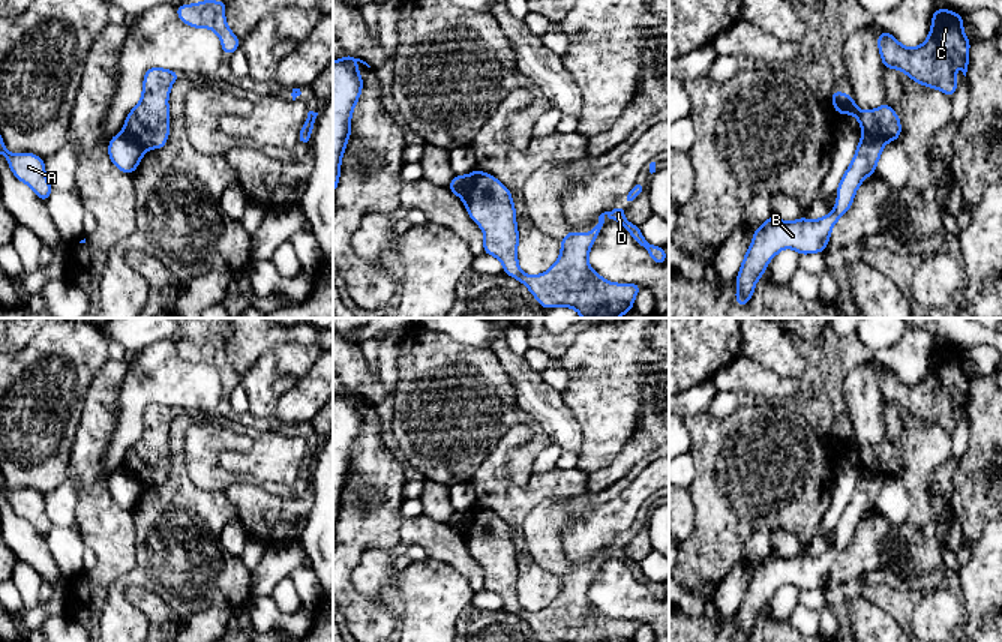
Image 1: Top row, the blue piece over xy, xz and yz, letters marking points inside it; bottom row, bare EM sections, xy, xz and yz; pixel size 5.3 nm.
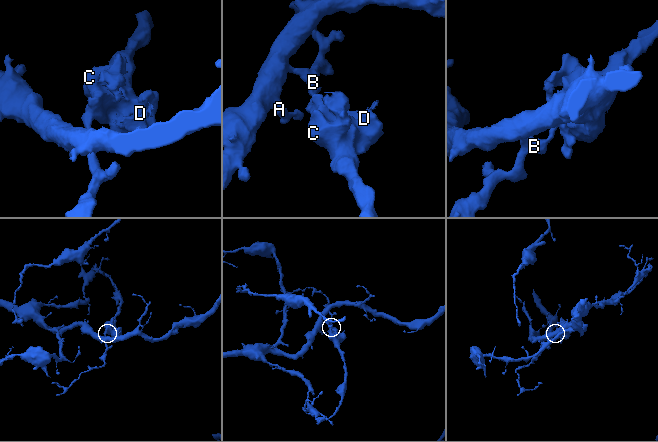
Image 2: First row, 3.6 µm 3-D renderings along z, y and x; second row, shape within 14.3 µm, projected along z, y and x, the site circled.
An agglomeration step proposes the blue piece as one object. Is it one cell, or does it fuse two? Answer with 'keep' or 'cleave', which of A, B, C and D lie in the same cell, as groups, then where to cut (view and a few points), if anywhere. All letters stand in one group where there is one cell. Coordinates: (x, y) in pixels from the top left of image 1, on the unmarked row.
cleave; A B / C D; cut in xy along (123, 467), (146, 486)

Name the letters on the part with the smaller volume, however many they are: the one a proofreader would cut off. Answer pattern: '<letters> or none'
C, D

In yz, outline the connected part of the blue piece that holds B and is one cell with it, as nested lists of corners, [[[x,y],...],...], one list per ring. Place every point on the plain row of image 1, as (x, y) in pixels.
[[[862,471],[855,492],[840,516],[836,543],[830,550],[816,556],[801,552],[794,558],[770,552],[753,567],[753,578],[736,612],[736,640],[746,642],[750,638],[758,615],[765,610],[766,600],[782,585],[790,584],[800,591],[824,590],[832,562],[852,543],[856,525],[866,513],[876,508],[884,483],[885,477],[882,474]]]

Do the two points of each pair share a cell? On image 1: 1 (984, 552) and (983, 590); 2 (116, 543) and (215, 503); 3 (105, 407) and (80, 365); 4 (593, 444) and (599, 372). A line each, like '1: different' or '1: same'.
1: same
2: different
3: different
4: same

